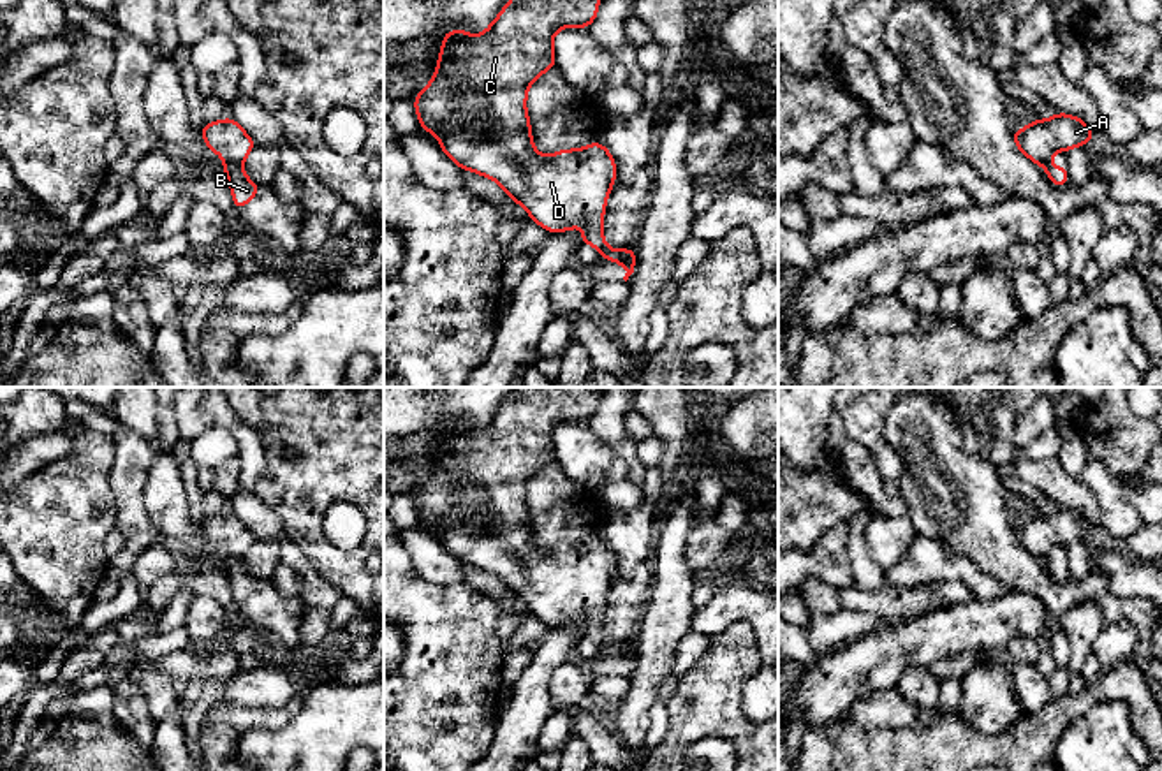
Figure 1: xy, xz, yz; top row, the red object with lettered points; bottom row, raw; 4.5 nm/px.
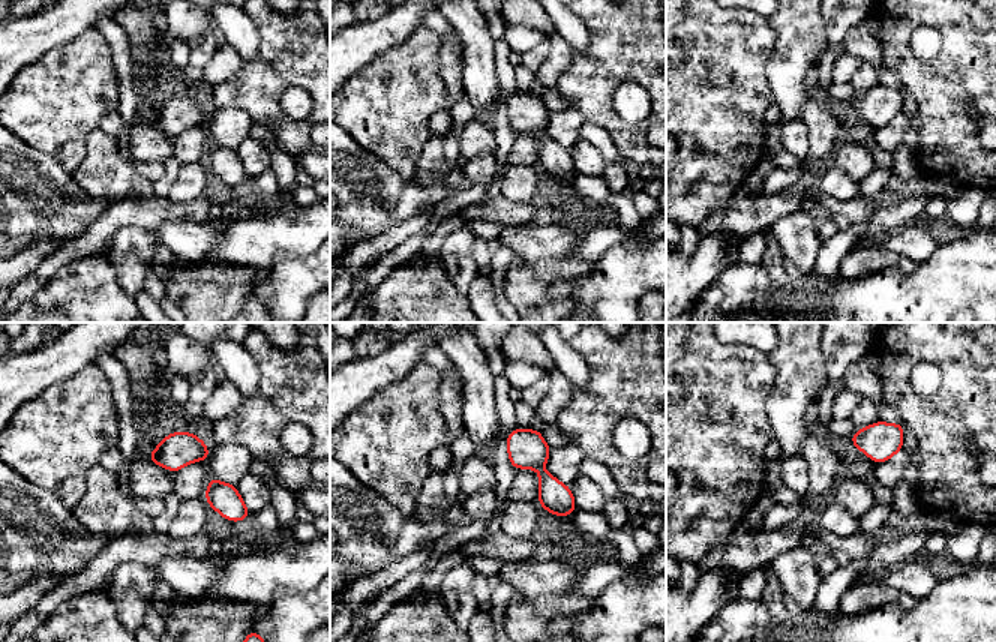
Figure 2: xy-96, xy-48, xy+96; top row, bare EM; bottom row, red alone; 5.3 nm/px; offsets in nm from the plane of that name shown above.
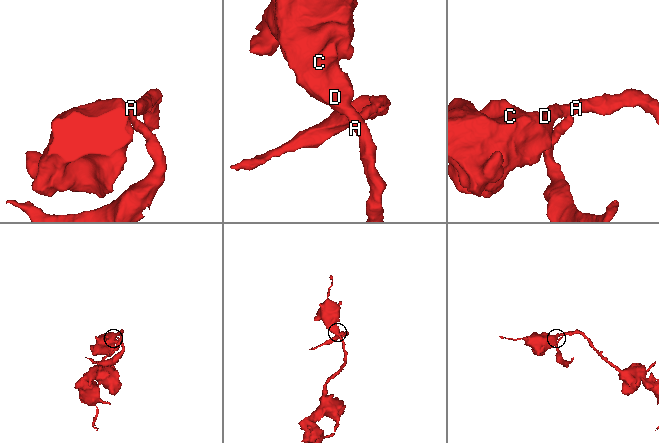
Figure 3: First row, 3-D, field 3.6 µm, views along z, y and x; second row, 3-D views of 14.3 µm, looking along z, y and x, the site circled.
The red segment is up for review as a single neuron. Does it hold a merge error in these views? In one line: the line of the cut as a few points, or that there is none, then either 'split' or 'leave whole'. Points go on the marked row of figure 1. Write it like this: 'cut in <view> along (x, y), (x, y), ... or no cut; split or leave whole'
cut in xy along (224, 162), (240, 164); split

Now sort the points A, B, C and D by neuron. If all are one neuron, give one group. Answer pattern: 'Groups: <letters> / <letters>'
Groups: A C D / B

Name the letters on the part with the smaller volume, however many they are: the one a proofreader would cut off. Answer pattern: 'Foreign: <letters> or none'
Foreign: B

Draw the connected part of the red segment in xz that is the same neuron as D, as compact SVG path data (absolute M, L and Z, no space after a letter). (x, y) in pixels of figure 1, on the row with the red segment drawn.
M511 0L481 35L470 35L463 28L442 33L437 72L412 102L421 130L430 130L458 167L496 181L549 234L586 224L579 234L581 243L597 248L602 261L636 269L634 248L613 250L602 232L607 197L616 180L616 162L609 150L595 141L544 157L533 146L526 113L530 84L556 67L555 33L567 26L588 28L597 18L599 4L600 0Z

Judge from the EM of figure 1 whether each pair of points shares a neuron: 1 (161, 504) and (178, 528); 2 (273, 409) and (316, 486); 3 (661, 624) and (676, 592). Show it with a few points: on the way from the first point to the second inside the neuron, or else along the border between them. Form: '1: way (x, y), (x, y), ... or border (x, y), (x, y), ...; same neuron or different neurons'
1: way (164, 509), (175, 523); same neuron
2: way (293, 428), (316, 451), (316, 467); same neuron
3: way (668, 616), (669, 599); same neuron

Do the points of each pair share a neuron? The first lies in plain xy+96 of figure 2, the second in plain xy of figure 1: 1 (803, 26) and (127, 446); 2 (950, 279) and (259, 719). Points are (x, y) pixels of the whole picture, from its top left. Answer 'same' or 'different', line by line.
1: same
2: different

